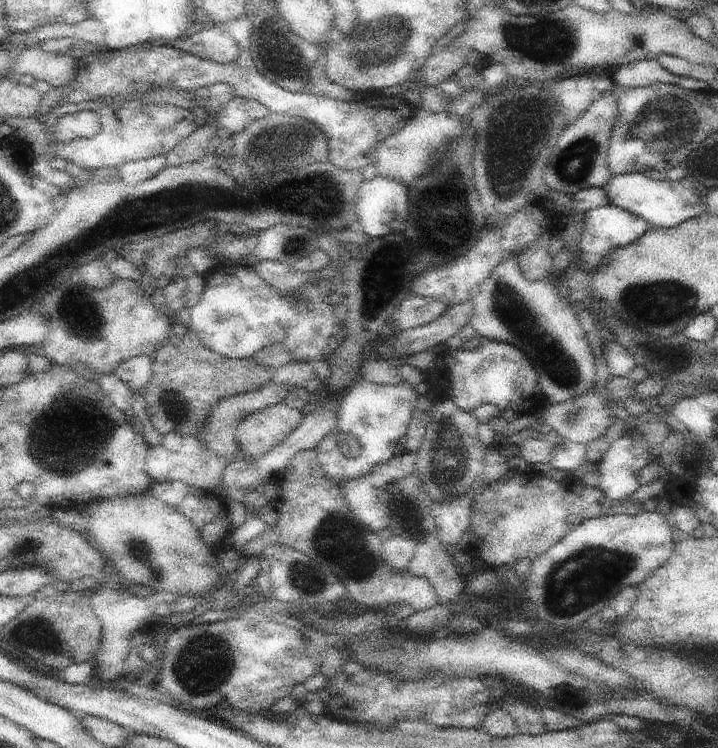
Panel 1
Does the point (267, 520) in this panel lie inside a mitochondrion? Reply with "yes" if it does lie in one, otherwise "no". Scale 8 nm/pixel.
no

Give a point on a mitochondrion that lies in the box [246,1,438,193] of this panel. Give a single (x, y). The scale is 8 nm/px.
(389, 34)

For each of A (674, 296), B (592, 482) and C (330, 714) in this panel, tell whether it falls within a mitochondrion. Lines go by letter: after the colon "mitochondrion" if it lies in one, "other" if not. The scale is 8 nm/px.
A: mitochondrion
B: other
C: other

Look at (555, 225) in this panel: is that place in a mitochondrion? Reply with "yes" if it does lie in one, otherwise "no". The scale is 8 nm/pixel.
no

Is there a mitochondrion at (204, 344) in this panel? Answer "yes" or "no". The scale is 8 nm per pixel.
no

